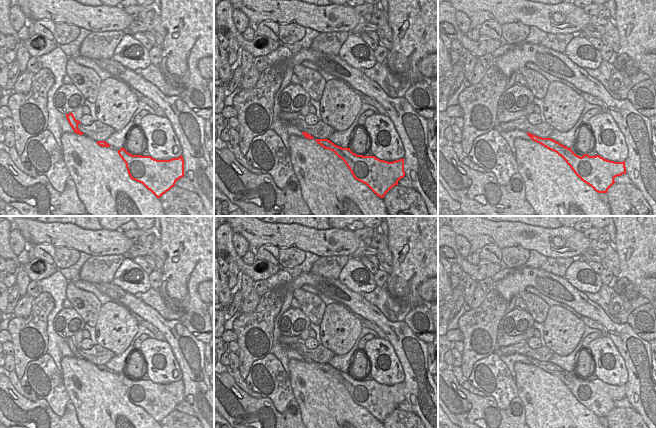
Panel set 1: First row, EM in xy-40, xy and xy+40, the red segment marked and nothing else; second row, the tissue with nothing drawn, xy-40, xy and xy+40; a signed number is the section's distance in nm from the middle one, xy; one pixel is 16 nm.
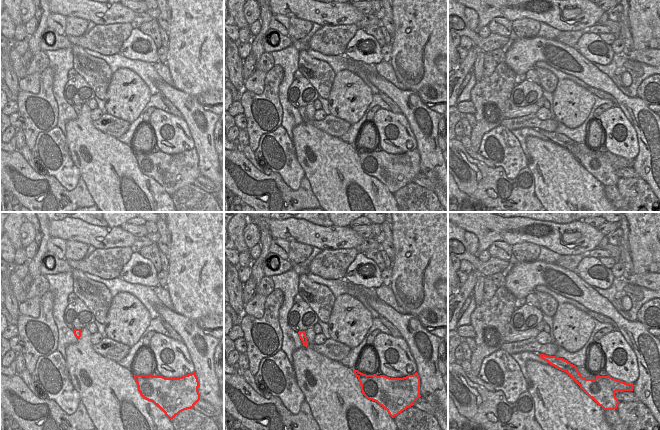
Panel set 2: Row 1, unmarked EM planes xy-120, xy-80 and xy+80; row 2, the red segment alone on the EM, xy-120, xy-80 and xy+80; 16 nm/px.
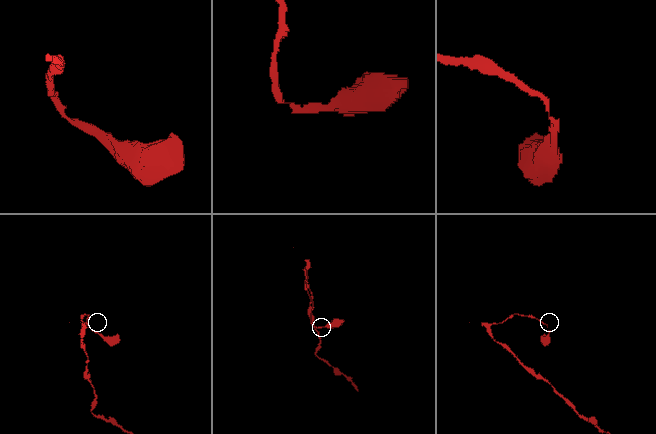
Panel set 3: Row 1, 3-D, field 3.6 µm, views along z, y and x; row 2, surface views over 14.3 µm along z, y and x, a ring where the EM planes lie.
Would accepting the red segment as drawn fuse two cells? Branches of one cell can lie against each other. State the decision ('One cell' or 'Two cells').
One cell

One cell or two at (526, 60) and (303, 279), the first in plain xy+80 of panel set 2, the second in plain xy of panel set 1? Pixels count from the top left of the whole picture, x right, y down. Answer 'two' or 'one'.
one

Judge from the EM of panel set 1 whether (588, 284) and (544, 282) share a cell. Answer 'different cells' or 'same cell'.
different cells

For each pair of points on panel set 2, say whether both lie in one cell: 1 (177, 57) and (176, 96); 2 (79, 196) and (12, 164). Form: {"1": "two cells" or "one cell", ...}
{"1": "two cells", "2": "one cell"}

